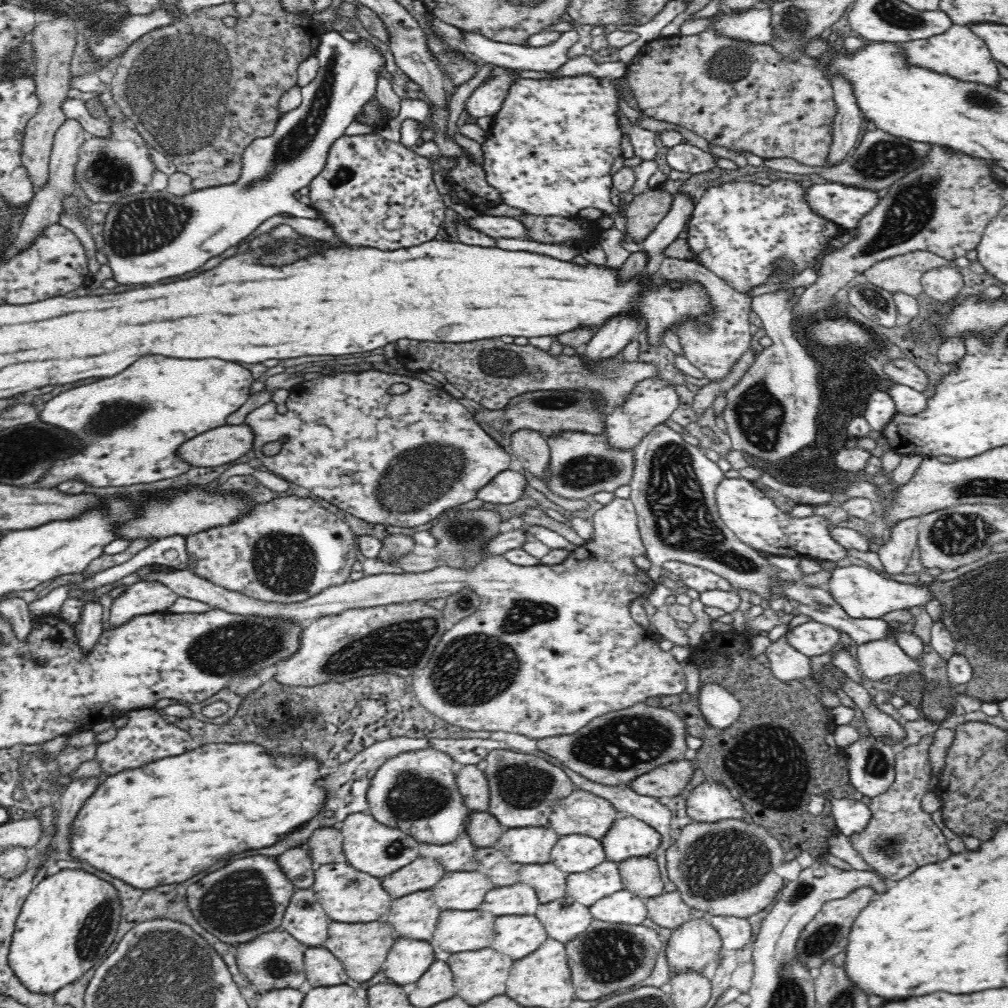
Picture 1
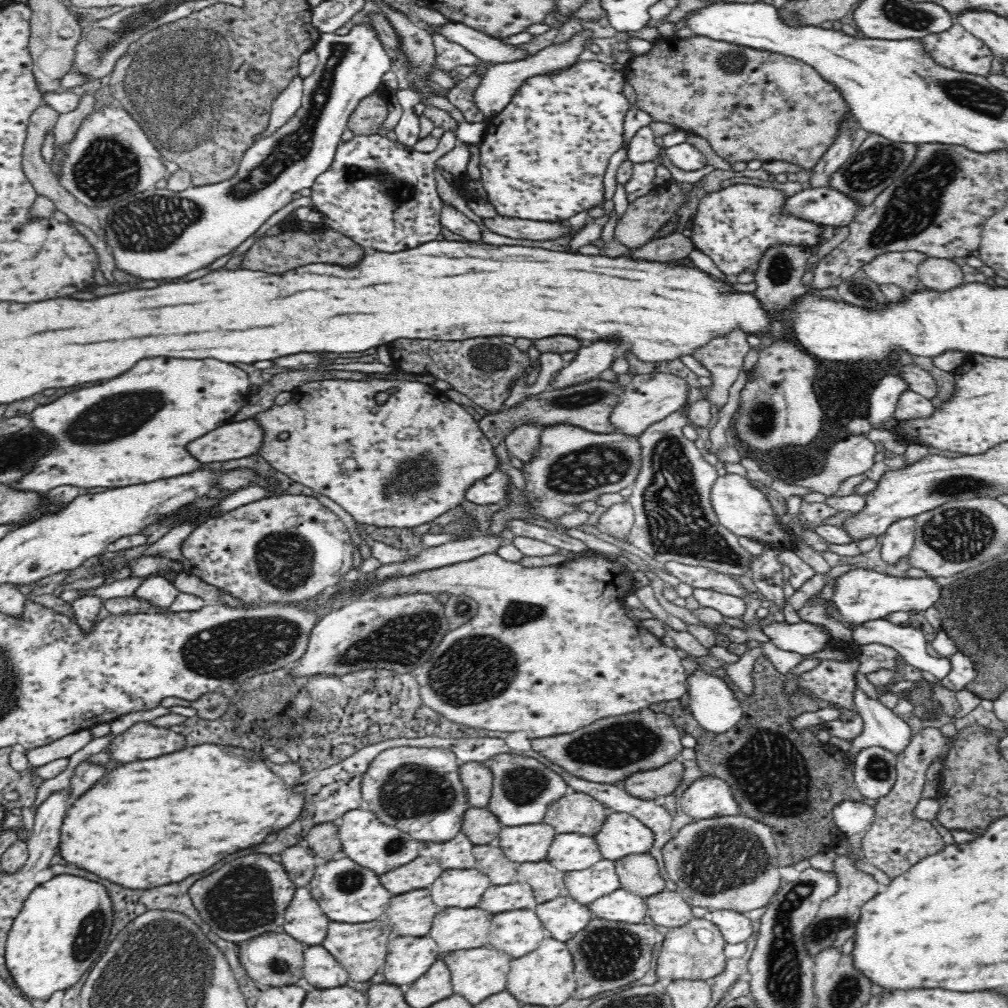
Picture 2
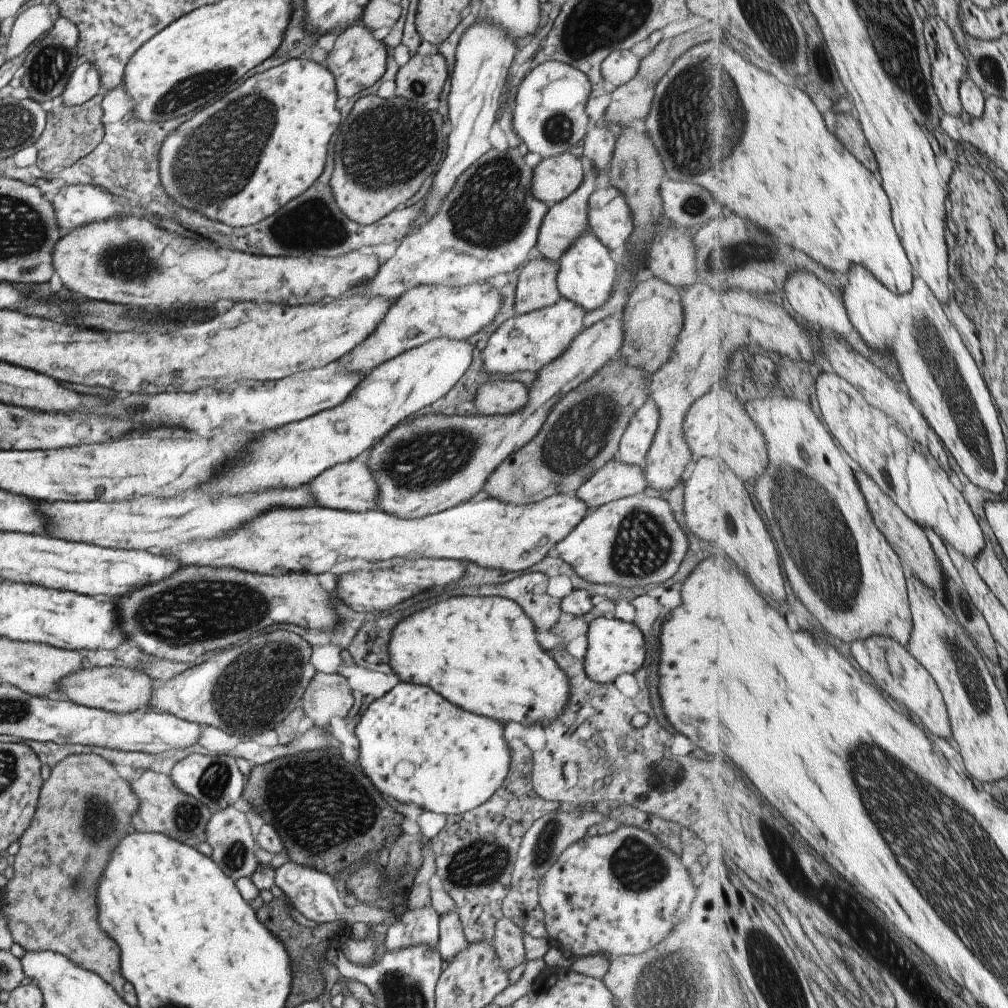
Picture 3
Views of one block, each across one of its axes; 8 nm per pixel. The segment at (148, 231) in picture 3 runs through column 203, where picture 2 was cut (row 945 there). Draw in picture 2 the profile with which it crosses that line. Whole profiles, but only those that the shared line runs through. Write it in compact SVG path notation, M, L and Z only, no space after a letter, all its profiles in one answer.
M267 932L242 941L239 945L239 960L249 977L269 987L295 984L303 978L303 952L306 945L292 938L288 933Z

